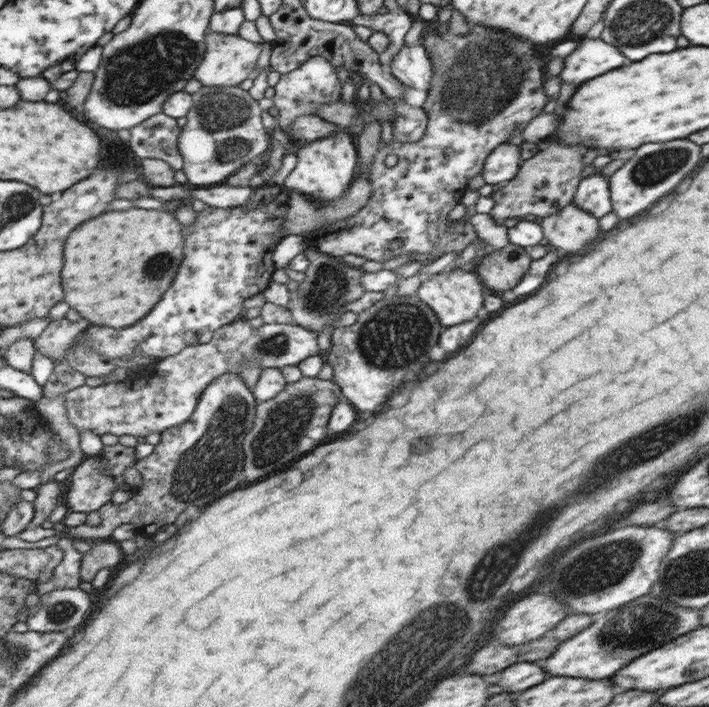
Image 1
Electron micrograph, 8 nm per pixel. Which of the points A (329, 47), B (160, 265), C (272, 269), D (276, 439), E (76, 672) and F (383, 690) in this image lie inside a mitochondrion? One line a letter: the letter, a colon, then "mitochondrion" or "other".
A: other
B: mitochondrion
C: other
D: mitochondrion
E: other
F: mitochondrion

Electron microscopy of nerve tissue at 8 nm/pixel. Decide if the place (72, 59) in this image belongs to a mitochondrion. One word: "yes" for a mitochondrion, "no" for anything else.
no

